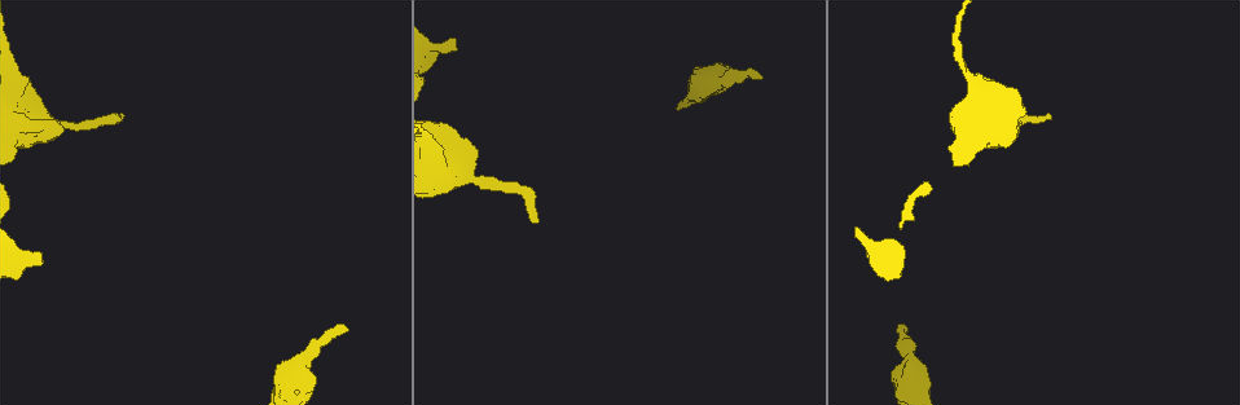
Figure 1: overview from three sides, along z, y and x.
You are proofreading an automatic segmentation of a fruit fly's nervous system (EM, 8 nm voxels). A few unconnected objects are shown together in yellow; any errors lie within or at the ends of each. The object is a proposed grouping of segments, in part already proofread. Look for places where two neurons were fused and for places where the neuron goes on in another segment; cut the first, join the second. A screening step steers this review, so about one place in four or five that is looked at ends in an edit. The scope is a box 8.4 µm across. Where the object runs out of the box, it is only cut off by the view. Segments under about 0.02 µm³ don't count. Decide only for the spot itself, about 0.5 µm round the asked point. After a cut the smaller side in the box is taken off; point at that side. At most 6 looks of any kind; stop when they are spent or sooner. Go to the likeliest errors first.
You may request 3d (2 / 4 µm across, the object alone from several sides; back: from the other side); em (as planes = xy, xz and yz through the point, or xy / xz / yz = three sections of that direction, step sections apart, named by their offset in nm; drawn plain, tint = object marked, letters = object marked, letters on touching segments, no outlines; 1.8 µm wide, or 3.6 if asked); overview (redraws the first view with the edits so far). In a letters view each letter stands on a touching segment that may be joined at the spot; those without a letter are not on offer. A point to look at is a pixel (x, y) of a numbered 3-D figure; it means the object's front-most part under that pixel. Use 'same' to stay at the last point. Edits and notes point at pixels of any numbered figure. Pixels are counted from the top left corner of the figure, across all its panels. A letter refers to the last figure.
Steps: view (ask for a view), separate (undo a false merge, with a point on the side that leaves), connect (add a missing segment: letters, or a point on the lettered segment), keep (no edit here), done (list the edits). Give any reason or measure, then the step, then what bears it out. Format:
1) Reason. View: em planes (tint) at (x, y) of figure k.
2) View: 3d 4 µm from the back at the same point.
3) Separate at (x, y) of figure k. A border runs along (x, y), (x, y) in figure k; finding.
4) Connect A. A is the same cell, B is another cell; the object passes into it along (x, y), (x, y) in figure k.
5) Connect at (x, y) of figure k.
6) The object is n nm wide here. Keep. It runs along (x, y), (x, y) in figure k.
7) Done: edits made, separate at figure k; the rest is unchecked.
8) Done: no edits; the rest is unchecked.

An open end. View: 3d 2 µm from the back at (763, 76) of figure 1.

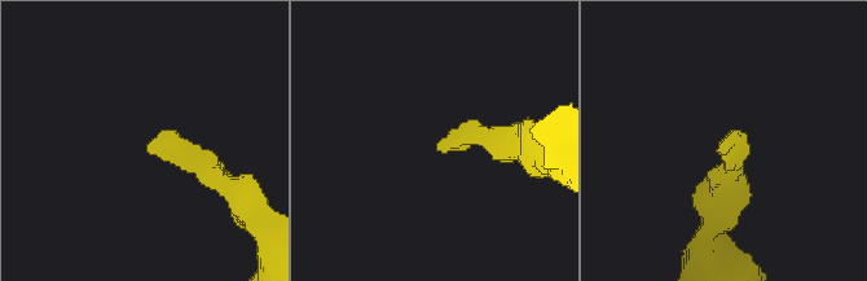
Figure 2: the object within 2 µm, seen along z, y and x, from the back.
View: em xz step 16 (letters) at (147, 150) of figure 2.

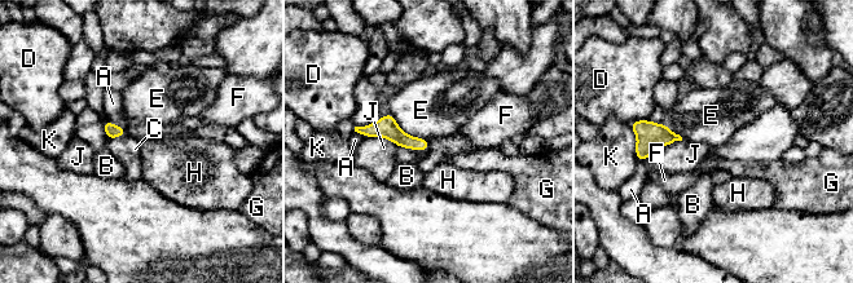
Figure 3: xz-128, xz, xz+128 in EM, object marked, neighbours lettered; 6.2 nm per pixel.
View: em planes (letters) at the same point.

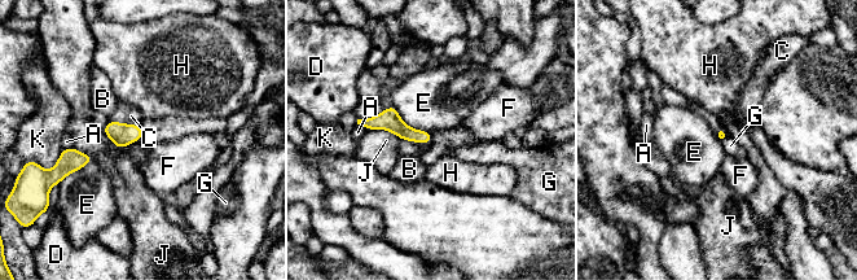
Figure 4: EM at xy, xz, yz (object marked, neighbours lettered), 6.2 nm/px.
Connect C. C is the same cell, A, B, D, E, F, G, H, J and K are other cells; the object passes into it along (121, 134), (124, 123), (124, 113) in figure 4; it goes on there.

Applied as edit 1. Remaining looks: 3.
Free end. View: 3d 4 µm at (123, 117) of figure 1.

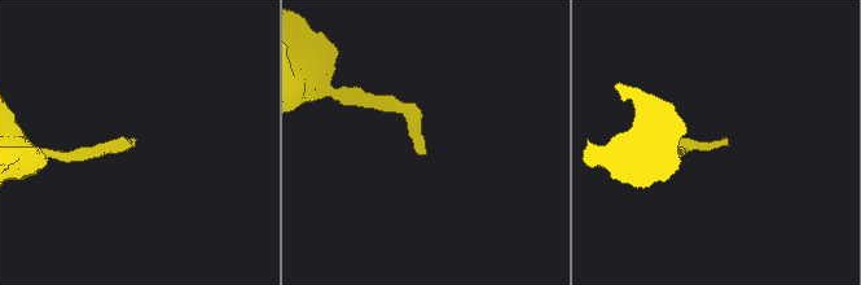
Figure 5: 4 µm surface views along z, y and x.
Need the tissue. View: em planes (plain) at (136, 139) of figure 5.

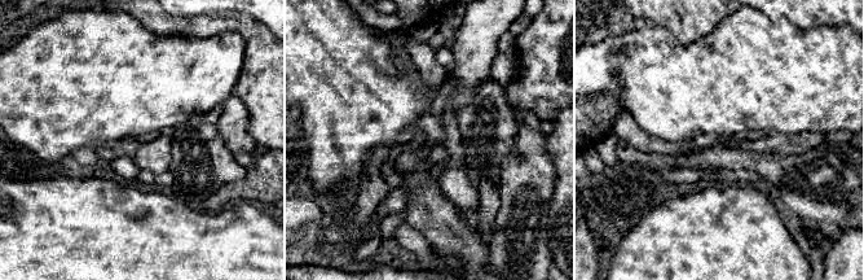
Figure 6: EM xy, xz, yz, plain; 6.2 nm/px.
View: em planes (letters) at the same point.

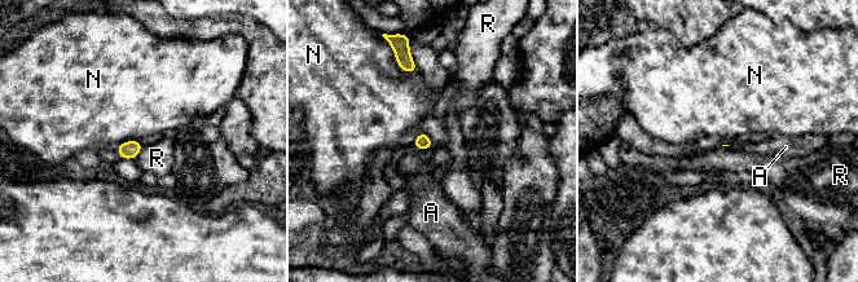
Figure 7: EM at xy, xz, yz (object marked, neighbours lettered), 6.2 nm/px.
Connect A. A is the same cell, N and R are other cells; the neuron continues.

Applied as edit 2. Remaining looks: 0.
Done: edits made, connect at figure 4, connect at figure 7; the rest is unchecked.

